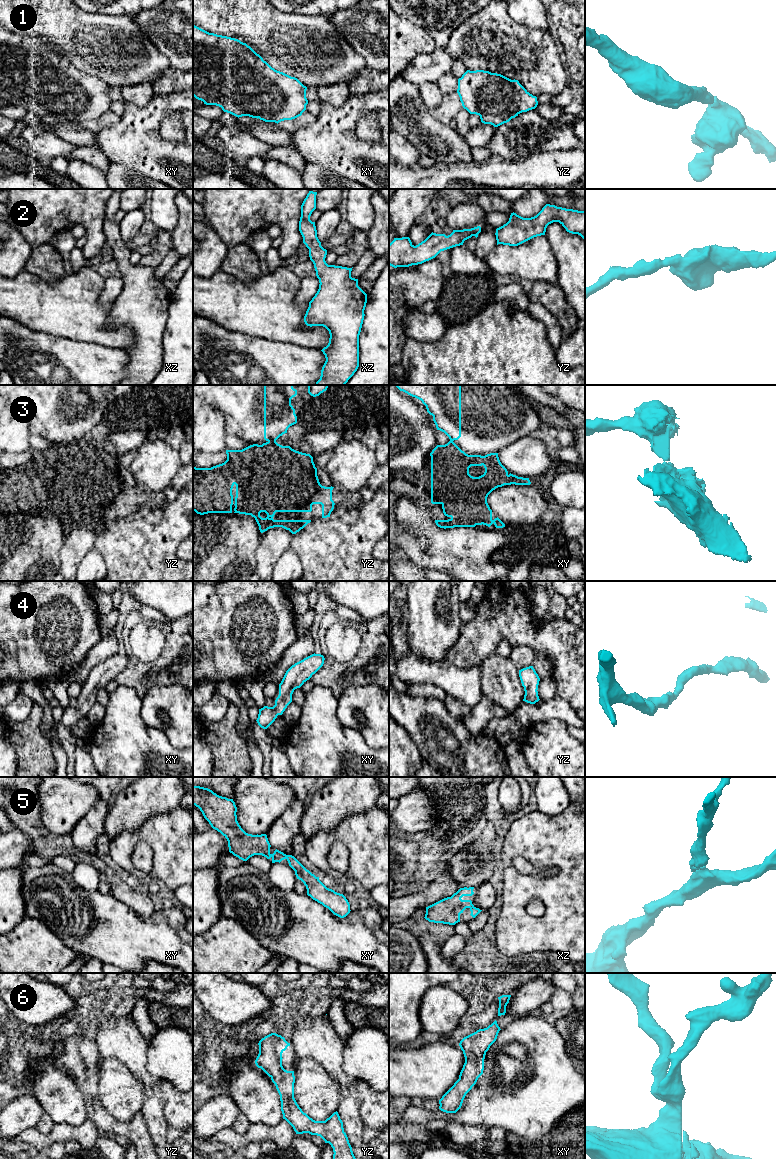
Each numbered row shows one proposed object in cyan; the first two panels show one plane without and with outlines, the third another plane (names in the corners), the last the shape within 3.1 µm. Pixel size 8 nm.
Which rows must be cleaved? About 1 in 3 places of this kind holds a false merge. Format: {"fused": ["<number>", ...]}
{"fused": ["3"]}

